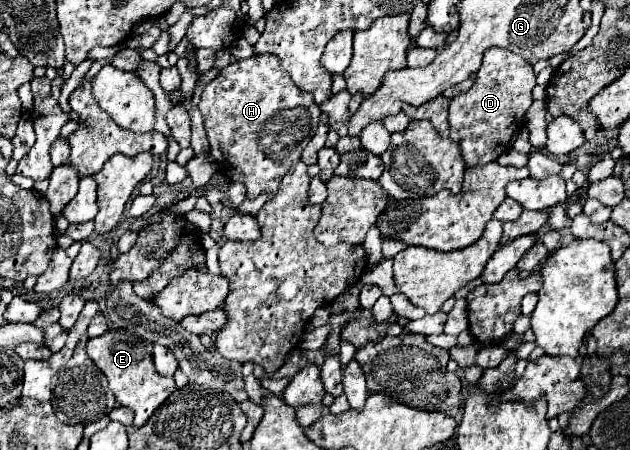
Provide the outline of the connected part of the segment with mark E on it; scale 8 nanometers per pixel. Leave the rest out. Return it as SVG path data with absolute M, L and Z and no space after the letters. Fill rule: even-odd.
M109 330L87 342L87 354L97 364L97 368L107 376L115 400L121 406L127 406L135 412L133 426L143 426L147 418L175 392L173 378L165 378L157 374L153 366L153 356L145 340L129 338L129 334L119 330Z

